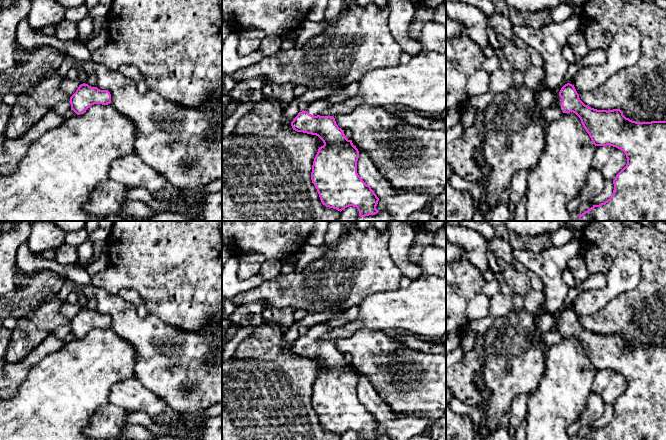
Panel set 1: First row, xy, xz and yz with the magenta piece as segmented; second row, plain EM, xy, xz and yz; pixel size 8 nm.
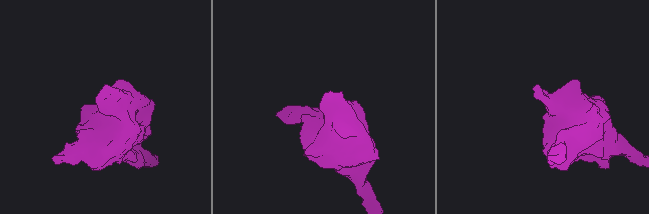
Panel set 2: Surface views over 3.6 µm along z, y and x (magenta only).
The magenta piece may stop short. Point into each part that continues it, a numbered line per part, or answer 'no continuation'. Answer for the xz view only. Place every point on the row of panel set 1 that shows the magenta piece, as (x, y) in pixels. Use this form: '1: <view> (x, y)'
1: xz (316, 107)

